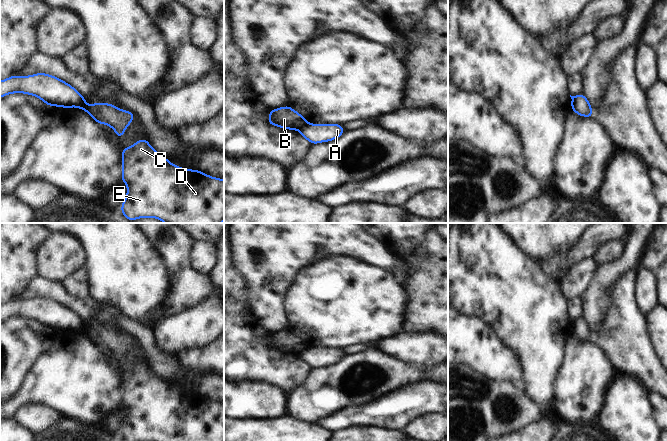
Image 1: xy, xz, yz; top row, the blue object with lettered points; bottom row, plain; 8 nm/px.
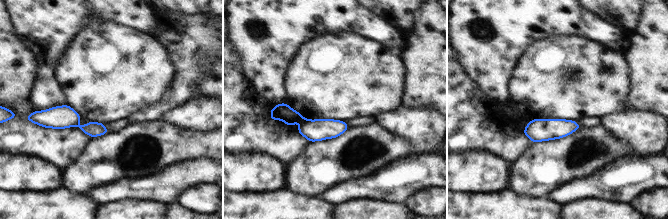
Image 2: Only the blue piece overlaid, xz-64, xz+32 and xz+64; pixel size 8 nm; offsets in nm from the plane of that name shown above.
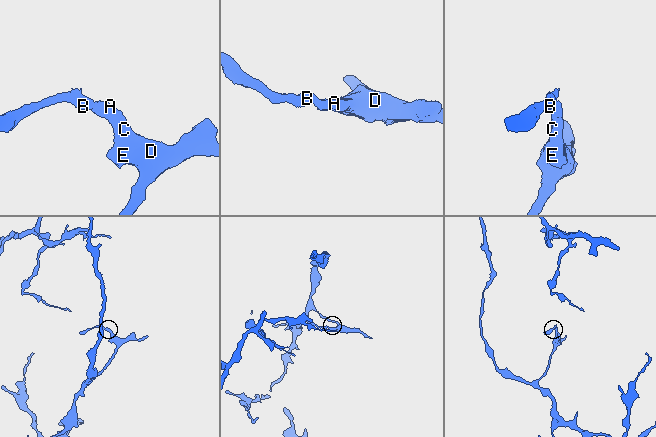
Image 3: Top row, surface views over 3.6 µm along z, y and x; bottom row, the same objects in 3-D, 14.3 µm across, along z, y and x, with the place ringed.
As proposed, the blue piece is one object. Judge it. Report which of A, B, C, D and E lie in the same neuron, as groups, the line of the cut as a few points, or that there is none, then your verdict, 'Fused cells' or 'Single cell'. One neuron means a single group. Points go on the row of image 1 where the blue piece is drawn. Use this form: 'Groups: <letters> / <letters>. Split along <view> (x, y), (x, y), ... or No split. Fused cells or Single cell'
Groups: A C D E / B. Split along xy (83, 99), (79, 107). Fused cells.

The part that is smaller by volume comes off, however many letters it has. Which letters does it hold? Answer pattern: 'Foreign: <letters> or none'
Foreign: B.

